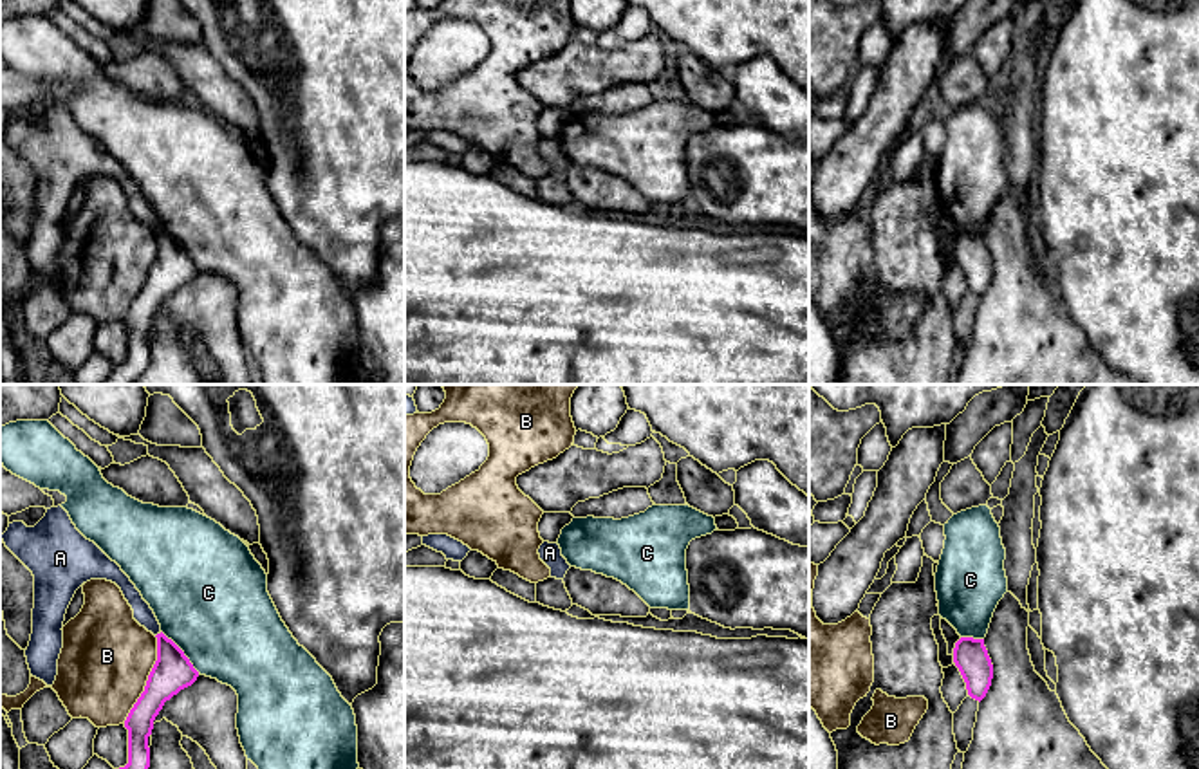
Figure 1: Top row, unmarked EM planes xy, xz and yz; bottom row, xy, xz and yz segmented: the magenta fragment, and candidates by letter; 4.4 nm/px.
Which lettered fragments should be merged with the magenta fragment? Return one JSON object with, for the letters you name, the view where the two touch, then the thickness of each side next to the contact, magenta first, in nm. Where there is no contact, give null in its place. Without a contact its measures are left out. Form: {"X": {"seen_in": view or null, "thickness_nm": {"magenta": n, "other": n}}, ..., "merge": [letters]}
{"merge": []}

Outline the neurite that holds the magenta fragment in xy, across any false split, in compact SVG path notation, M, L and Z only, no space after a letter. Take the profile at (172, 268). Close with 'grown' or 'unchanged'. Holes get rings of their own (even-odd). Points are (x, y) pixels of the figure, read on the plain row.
M163 227L157 233L157 256L148 271L144 287L130 305L125 323L128 325L128 359L116 365L112 374L99 384L134 384L150 363L148 332L153 316L164 298L181 285L191 282L199 267L184 247Z | unchanged

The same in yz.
M961 233L953 244L953 258L966 278L968 291L981 298L993 274L993 260L984 235Z | unchanged

